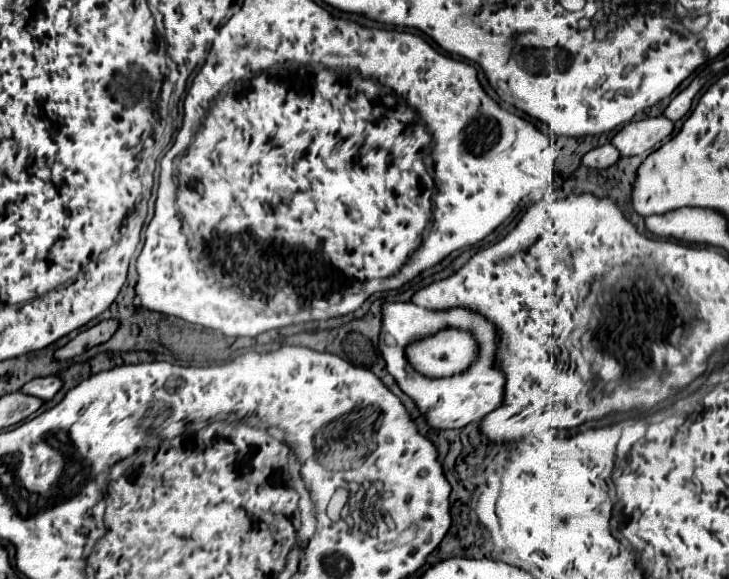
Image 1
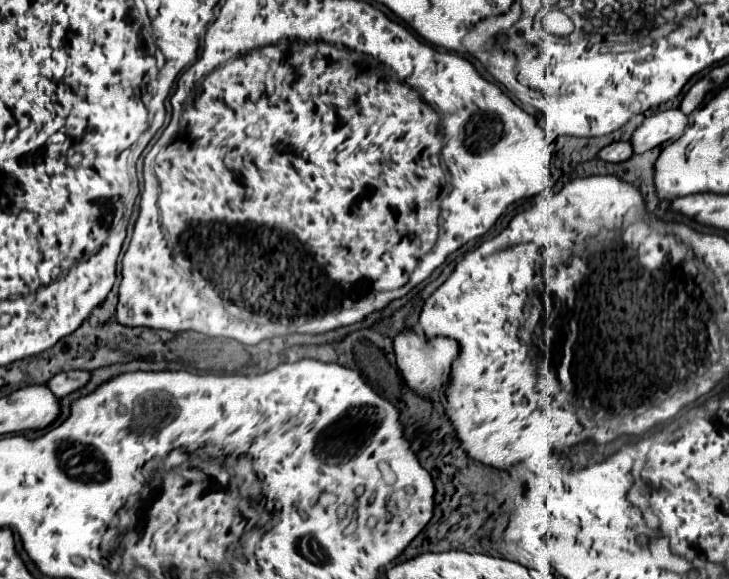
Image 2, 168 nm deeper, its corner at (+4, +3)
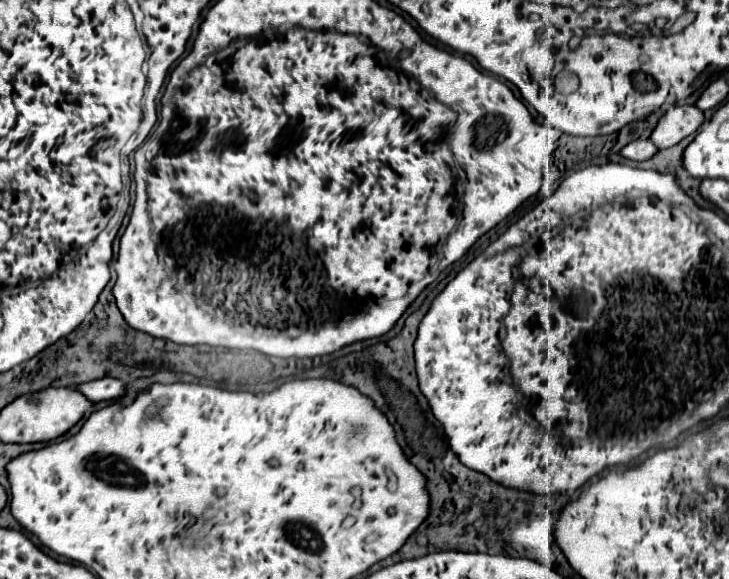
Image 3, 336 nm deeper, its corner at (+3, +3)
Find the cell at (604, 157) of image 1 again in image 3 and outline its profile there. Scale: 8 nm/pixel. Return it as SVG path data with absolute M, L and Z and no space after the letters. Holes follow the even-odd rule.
M636 140L636 142L630 142L628 146L624 146L624 148L620 150L620 156L622 156L622 158L628 158L628 160L638 160L638 162L642 162L642 160L652 158L656 152L658 152L658 150L656 150L656 146L654 146L650 140Z

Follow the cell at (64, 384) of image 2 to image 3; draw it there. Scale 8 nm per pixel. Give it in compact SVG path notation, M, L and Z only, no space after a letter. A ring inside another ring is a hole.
M98 378L92 382L84 382L74 390L82 392L92 402L114 400L114 398L120 398L124 394L124 382L120 382L116 378Z

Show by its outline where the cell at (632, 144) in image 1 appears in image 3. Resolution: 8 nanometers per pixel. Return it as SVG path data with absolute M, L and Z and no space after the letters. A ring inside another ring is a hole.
M672 106L658 120L650 140L656 144L658 150L670 148L684 140L686 136L694 134L702 122L704 112L700 112L696 106Z

